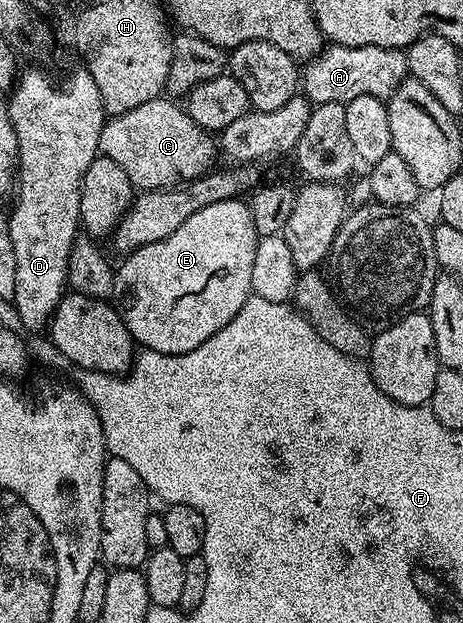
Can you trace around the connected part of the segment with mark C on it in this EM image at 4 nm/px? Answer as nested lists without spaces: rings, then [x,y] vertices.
[[[162,96],[151,99],[147,104],[139,104],[139,108],[131,108],[131,112],[110,117],[101,130],[100,153],[115,160],[115,164],[119,164],[123,172],[127,172],[129,181],[141,192],[176,188],[192,182],[195,178],[208,175],[214,169],[213,157],[218,157],[219,154],[219,146],[214,135],[199,128],[199,124],[195,124],[195,120],[191,120],[191,116],[185,113],[178,103],[176,106],[168,100],[173,101]]]

